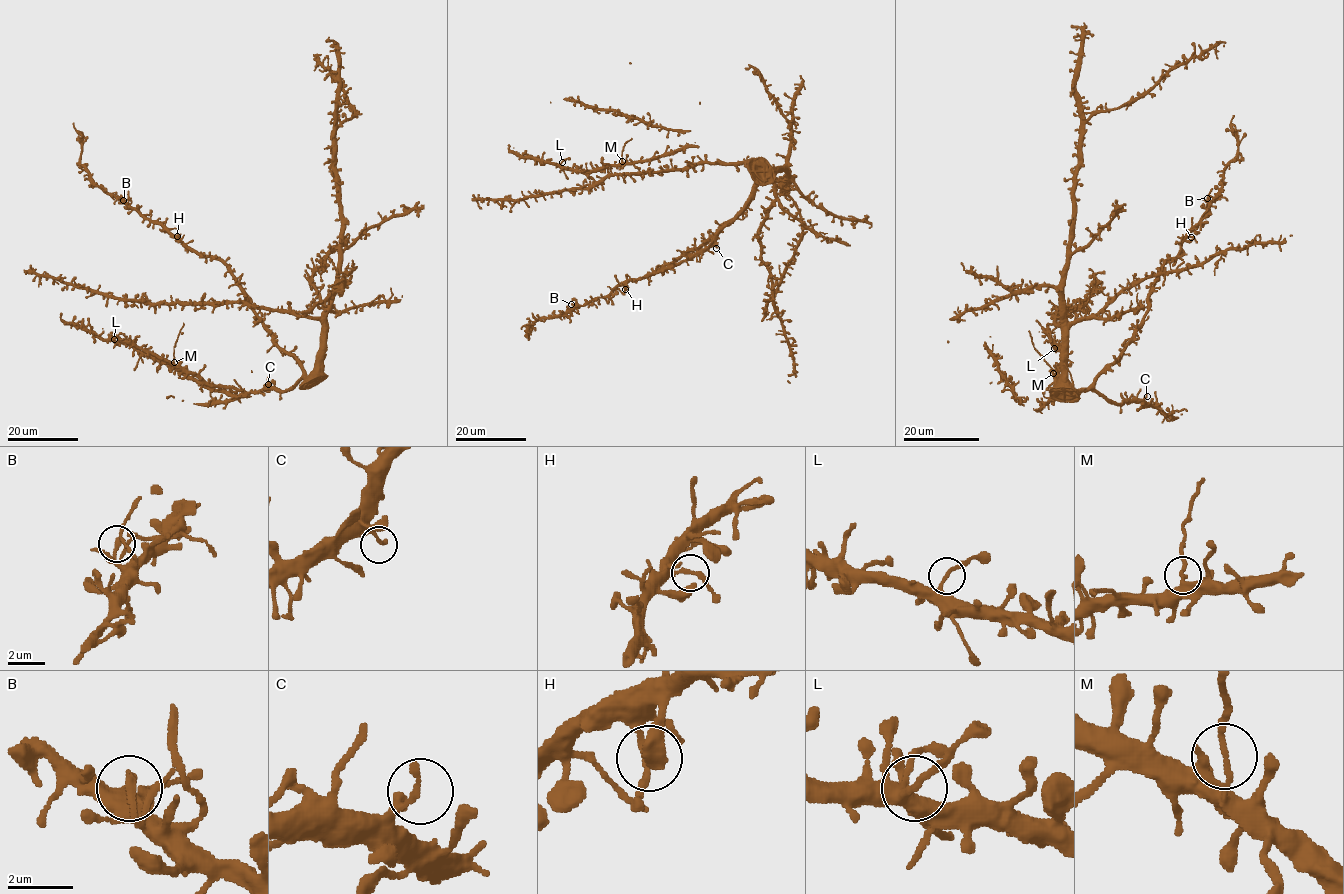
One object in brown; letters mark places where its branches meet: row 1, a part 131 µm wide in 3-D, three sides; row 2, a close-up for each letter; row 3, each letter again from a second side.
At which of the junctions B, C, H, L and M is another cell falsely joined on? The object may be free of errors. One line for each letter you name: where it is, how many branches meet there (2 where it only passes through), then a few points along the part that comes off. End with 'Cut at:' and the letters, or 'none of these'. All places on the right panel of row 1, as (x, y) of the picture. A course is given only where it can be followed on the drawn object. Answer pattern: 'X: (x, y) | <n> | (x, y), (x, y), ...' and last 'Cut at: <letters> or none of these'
M: (1053, 373) | 2 | (1053, 373), (1033, 346), (1029, 330)
Cut at: M

